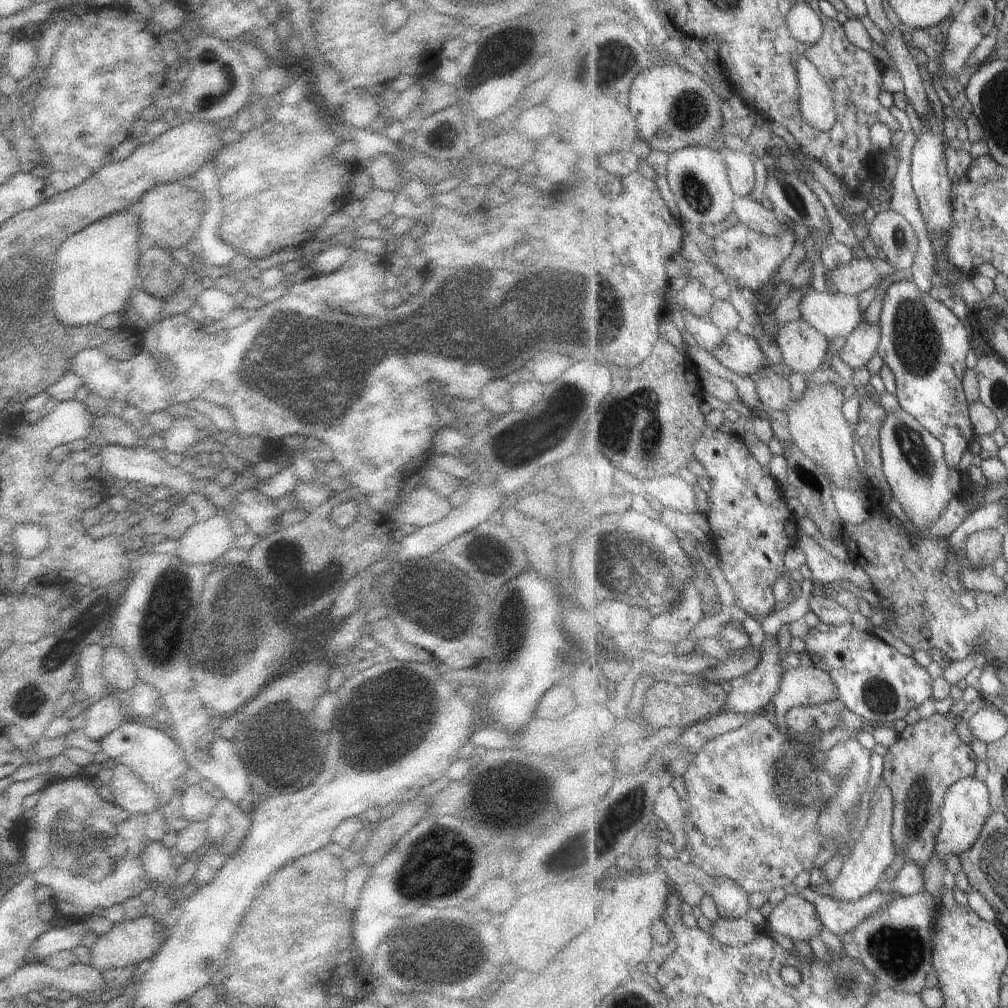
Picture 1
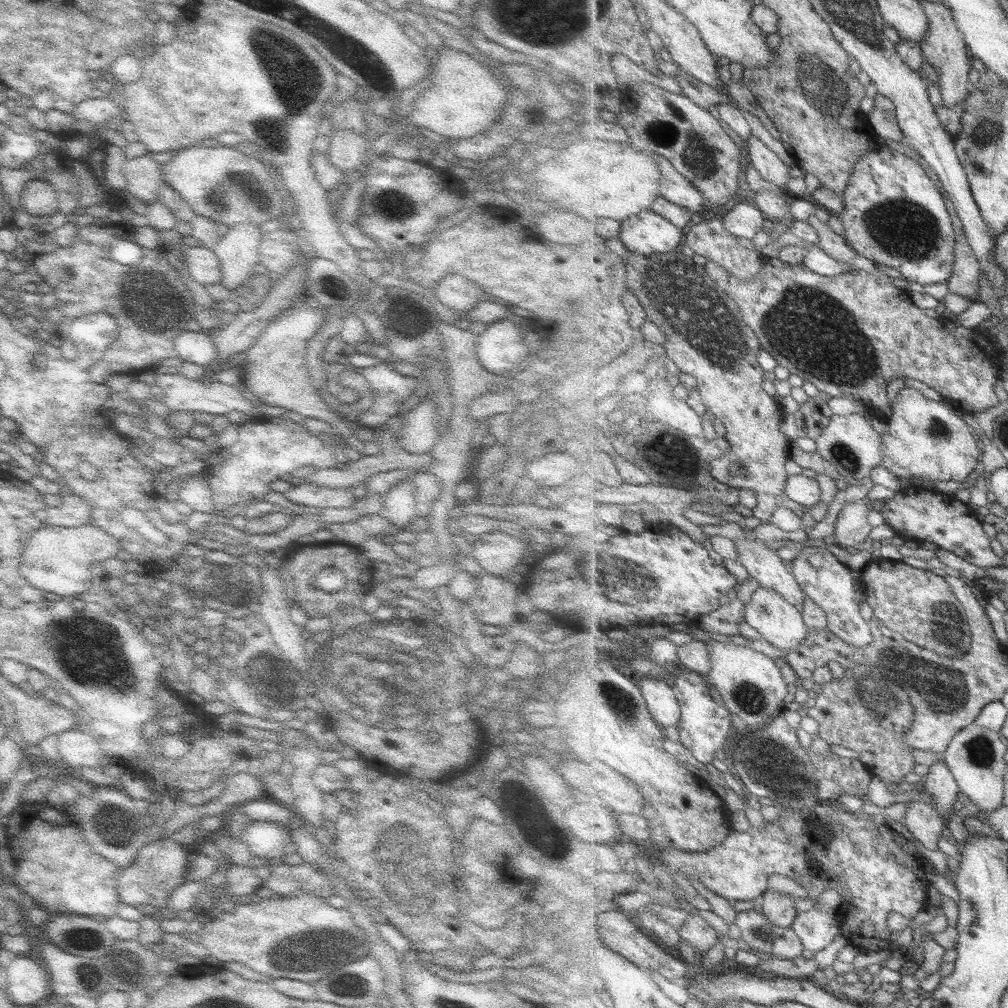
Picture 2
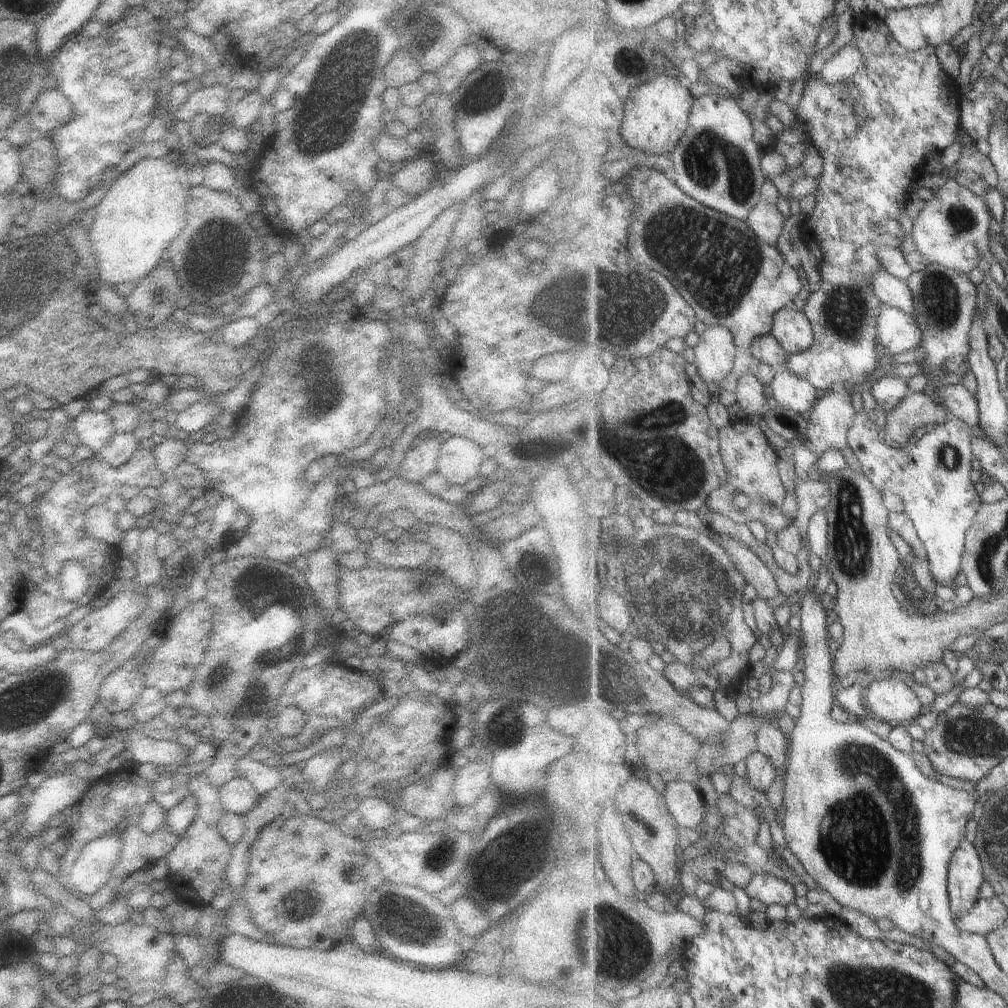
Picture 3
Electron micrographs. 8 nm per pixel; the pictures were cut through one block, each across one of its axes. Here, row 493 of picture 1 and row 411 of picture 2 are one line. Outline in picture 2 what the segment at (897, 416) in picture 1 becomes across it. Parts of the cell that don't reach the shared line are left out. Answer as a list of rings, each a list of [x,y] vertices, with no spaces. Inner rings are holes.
[[[903,387],[897,394],[895,402],[890,405],[893,412],[888,425],[888,431],[883,435],[883,459],[890,459],[896,465],[904,468],[917,479],[927,481],[954,480],[964,482],[965,478],[975,470],[977,461],[982,458],[982,452],[974,432],[963,417],[953,412],[954,407],[925,398],[915,387]]]

